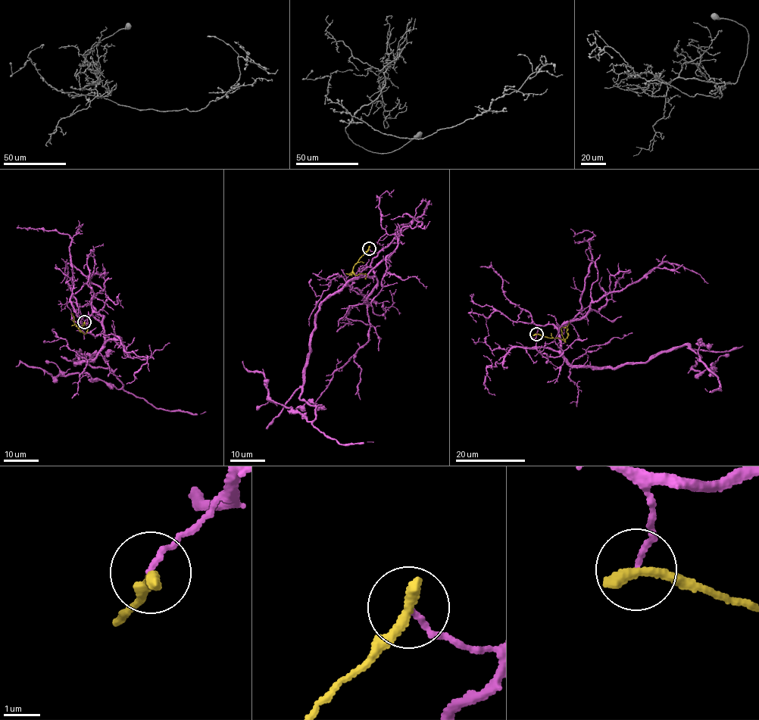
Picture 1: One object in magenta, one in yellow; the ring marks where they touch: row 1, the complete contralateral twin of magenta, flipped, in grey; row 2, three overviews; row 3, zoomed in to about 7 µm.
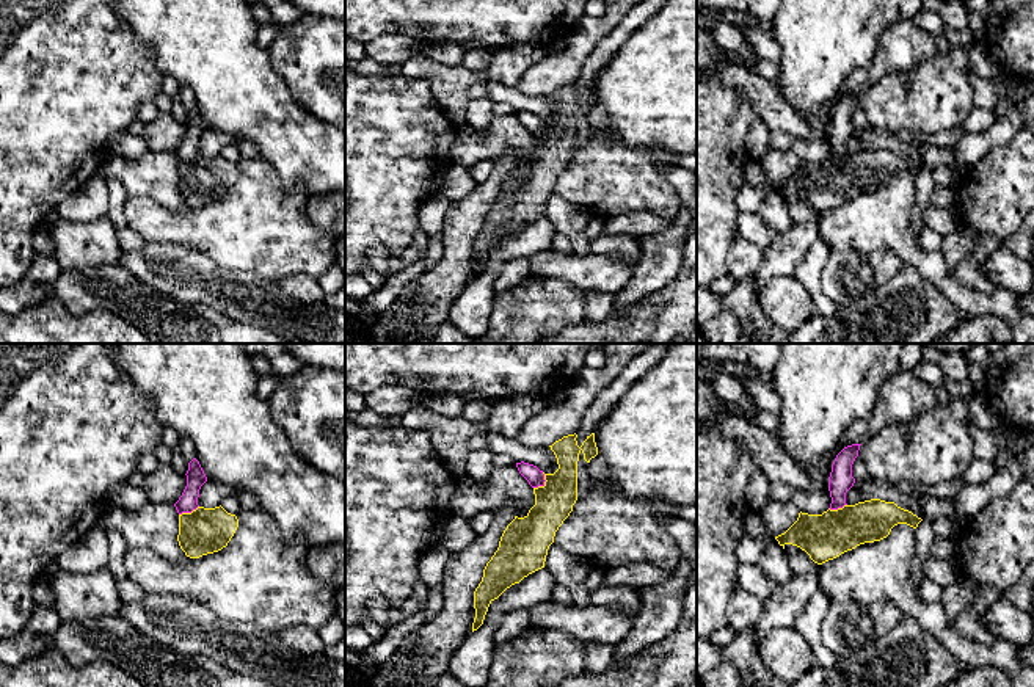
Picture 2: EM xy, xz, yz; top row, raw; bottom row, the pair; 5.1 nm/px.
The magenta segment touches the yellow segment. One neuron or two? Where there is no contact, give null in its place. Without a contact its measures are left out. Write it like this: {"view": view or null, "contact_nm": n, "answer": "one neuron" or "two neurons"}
{"view": "xz", "contact_nm": 100, "answer": "two neurons"}

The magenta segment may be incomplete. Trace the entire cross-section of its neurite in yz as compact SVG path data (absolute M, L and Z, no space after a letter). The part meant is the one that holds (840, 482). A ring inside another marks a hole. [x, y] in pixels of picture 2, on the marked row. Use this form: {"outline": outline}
{"outline": "M852 444L844 447L832 464L828 477L828 491L832 497L830 510L843 508L846 503L846 493L854 486L852 464L858 456L861 444Z"}

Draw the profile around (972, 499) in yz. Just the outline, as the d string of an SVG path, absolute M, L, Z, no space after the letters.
M1012 458L1009 463L996 469L996 472L982 483L967 483L956 497L954 511L959 522L967 522L976 518L988 503L999 497L1009 496L1014 488L1025 478L1020 458Z

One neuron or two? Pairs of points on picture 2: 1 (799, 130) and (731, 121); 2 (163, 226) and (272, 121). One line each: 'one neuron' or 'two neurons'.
1: two neurons
2: two neurons

